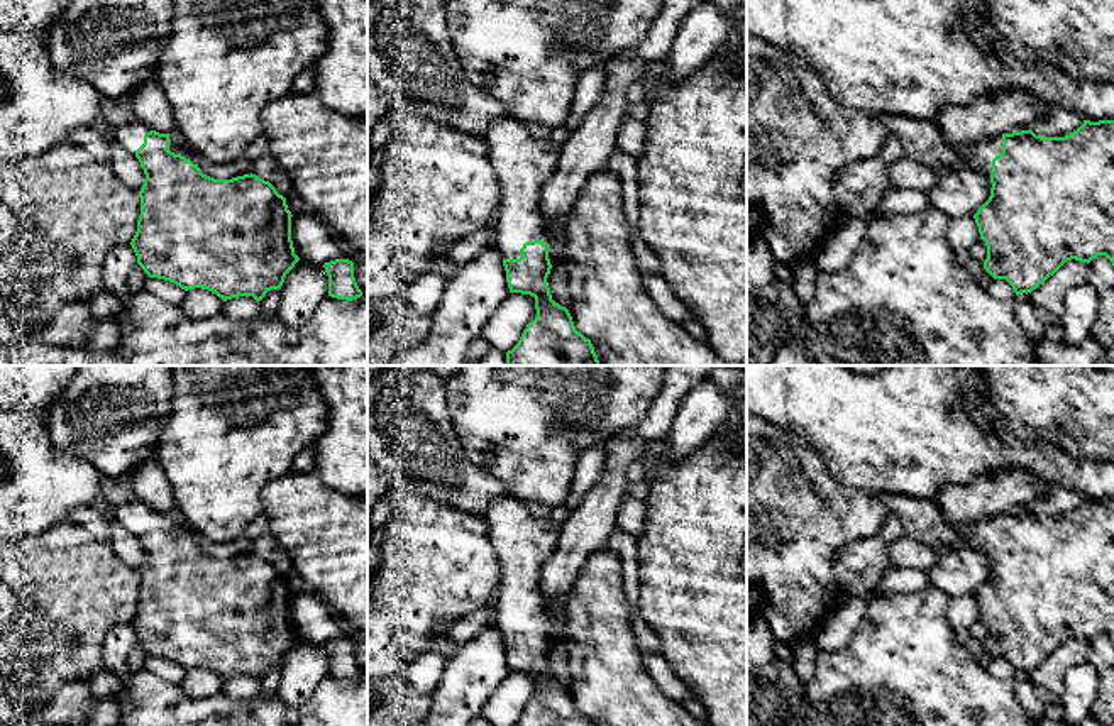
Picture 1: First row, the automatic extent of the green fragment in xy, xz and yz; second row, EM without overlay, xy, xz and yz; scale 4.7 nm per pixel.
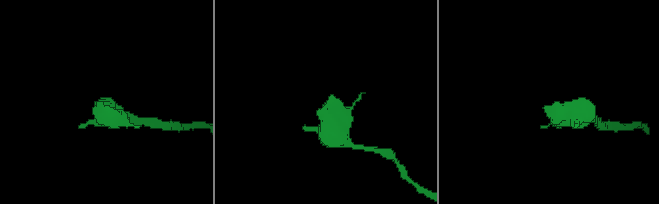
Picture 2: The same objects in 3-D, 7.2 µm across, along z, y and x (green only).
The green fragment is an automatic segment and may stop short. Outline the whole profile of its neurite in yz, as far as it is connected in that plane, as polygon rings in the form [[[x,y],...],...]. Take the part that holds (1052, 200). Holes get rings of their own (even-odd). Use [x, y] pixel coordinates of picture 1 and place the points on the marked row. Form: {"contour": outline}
{"contour": [[[879,115],[879,120],[899,139],[906,157],[936,173],[970,168],[990,179],[990,196],[973,215],[987,245],[984,269],[994,279],[1006,279],[1017,296],[1036,289],[1072,259],[1089,264],[1106,256],[1114,266],[1114,120],[1084,120],[1065,137],[1041,137],[1029,129],[960,146],[945,137],[938,115]]]}

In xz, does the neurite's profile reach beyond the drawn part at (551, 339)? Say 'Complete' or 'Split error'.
Split error

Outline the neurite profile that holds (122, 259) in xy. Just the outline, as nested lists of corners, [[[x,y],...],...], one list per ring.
[[[130,244],[115,247],[105,259],[105,289],[119,298],[129,293],[127,278],[135,264],[137,256]]]

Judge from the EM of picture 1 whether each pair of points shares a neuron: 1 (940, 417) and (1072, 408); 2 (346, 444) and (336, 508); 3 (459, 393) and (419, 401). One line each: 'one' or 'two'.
1: two
2: two
3: two

